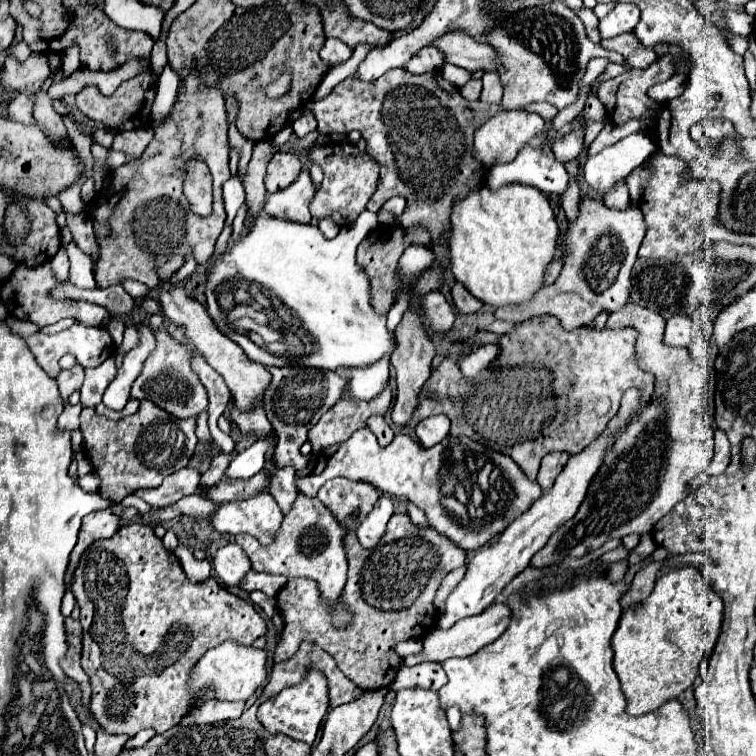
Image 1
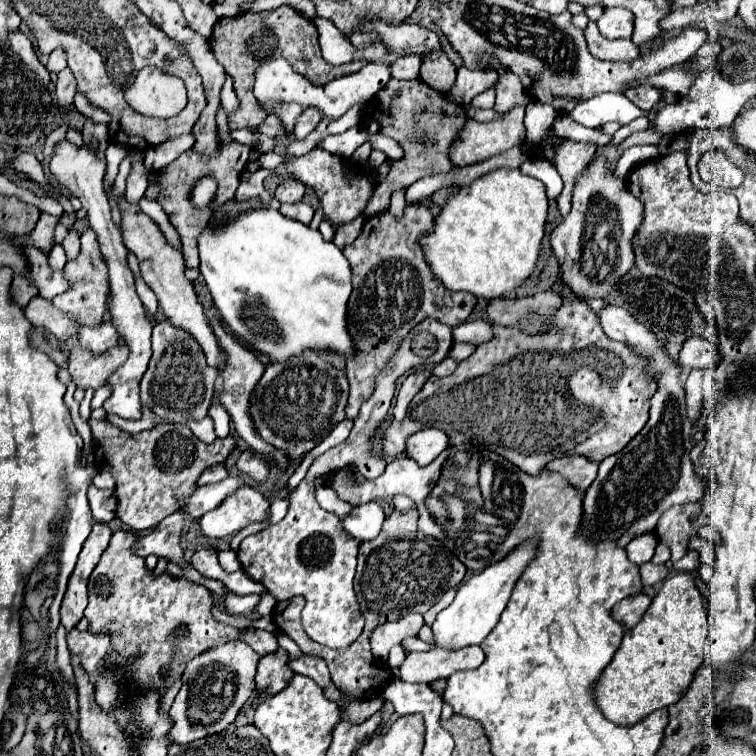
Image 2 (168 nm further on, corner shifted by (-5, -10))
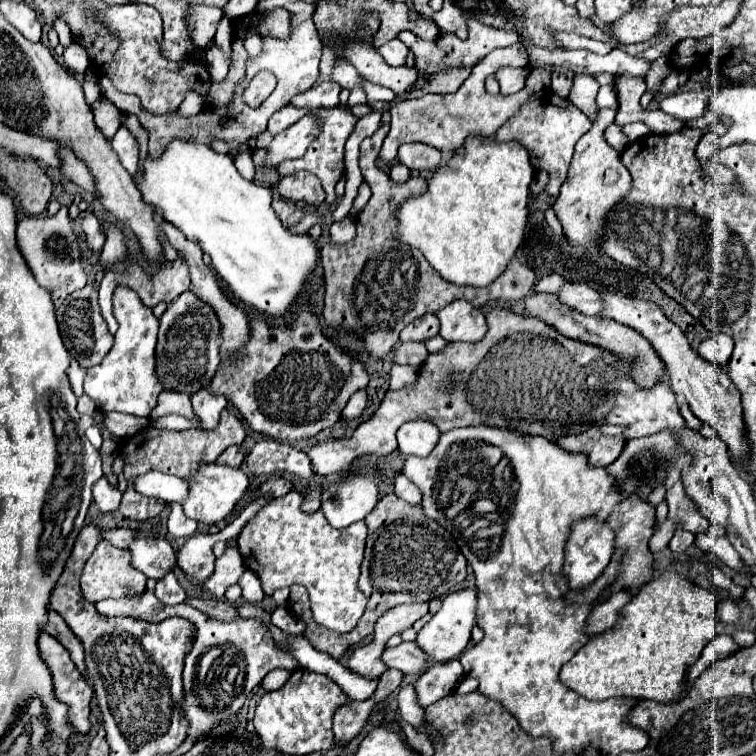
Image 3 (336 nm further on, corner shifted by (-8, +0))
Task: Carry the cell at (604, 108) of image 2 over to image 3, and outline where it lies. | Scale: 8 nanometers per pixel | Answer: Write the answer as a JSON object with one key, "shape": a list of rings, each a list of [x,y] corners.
{"shape":[[[601,86],[601,88],[599,88],[597,106],[599,106],[599,108],[613,108],[613,110],[617,110],[619,100],[617,100],[617,92],[615,92],[613,86]]]}

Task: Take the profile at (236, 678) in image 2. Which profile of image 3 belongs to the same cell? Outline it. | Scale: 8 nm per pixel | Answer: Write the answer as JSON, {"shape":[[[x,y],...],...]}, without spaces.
{"shape":[[[148,579],[145,594],[137,598],[129,598],[129,600],[111,600],[111,598],[101,600],[95,604],[95,608],[99,614],[105,614],[105,616],[131,616],[131,618],[141,618],[147,622],[161,622],[169,616],[183,616],[197,626],[197,642],[193,644],[193,650],[187,654],[185,670],[183,670],[185,698],[183,698],[181,710],[189,722],[189,730],[187,730],[185,742],[177,748],[177,752],[185,754],[189,752],[189,748],[201,734],[221,724],[223,720],[235,716],[245,704],[247,696],[253,692],[253,688],[263,680],[267,672],[275,668],[285,668],[293,672],[295,668],[299,668],[299,662],[273,642],[267,626],[263,626],[259,620],[235,618],[231,622],[221,622],[221,620],[209,618],[207,614],[195,610],[189,604],[163,606],[155,598],[155,585],[154,579]]]}

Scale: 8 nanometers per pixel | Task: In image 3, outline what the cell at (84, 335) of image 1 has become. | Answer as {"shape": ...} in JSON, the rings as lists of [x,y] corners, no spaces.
{"shape":[[[179,256],[179,260],[175,260],[175,262],[165,262],[165,264],[157,270],[157,274],[155,274],[153,278],[149,278],[141,266],[131,264],[131,260],[127,262],[127,268],[125,268],[123,272],[105,272],[103,282],[101,282],[101,288],[99,288],[99,304],[101,304],[101,316],[103,316],[103,320],[107,322],[111,334],[117,332],[117,320],[113,318],[113,312],[111,312],[111,296],[113,296],[113,290],[115,290],[117,284],[127,284],[127,286],[135,288],[137,294],[141,294],[141,298],[145,298],[145,304],[147,304],[149,308],[153,308],[153,306],[159,304],[159,302],[167,302],[167,304],[169,304],[169,302],[173,302],[181,292],[189,290],[189,272],[187,272],[185,260],[183,260],[181,256]]]}

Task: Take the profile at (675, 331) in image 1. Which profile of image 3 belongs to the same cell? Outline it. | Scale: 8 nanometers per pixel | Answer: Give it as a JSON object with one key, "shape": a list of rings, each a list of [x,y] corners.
{"shape":[[[719,332],[719,334],[713,334],[711,338],[703,340],[697,348],[697,354],[701,358],[705,358],[707,362],[713,362],[717,366],[725,366],[729,362],[729,356],[733,352],[733,338]]]}

